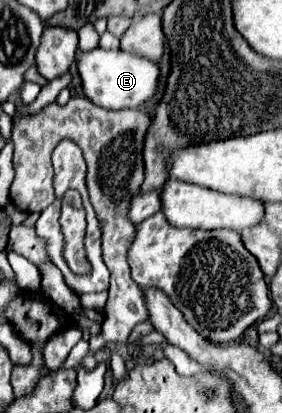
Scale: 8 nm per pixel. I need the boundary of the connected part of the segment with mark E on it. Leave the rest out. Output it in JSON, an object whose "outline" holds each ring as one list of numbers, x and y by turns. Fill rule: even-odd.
{"outline":[[94,49,94,51,80,51,76,53,76,67,78,75,82,79,84,95,104,109,126,109,126,107,140,107,148,99,154,97,158,87,158,65,126,51,106,51,106,49]]}

